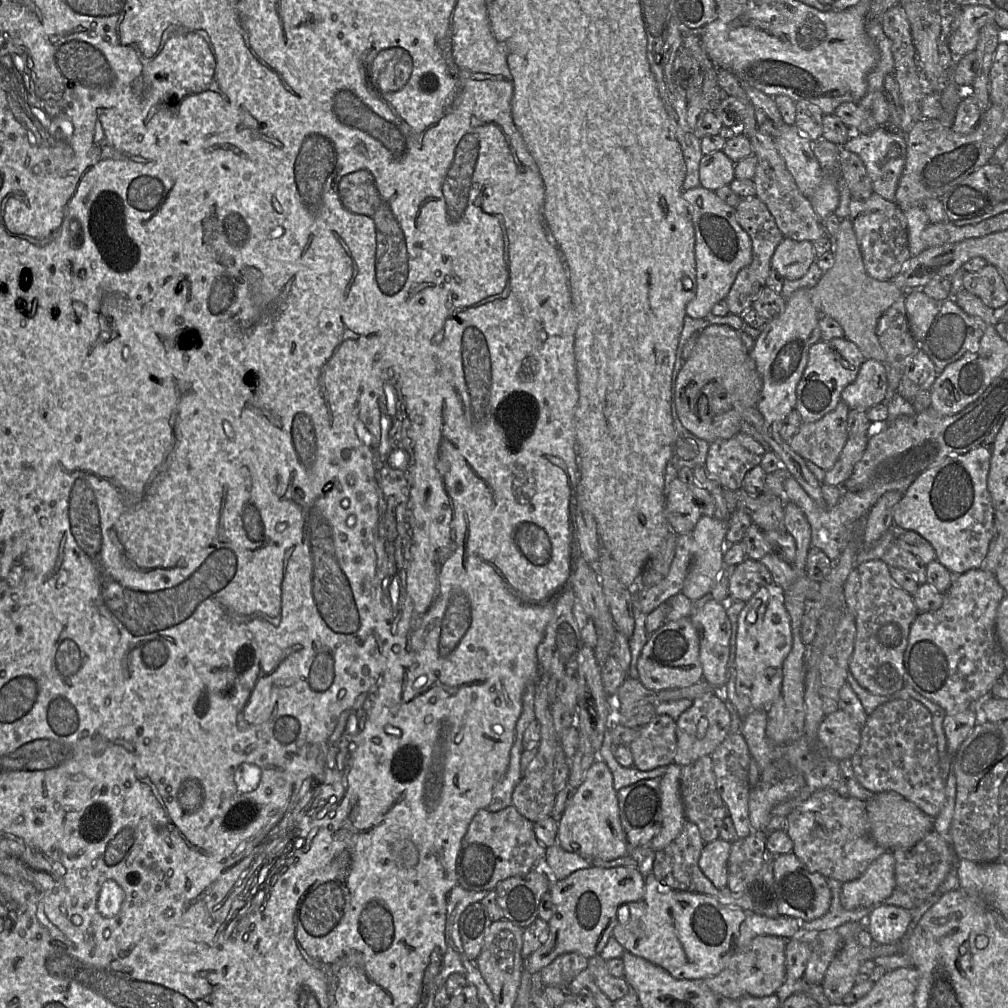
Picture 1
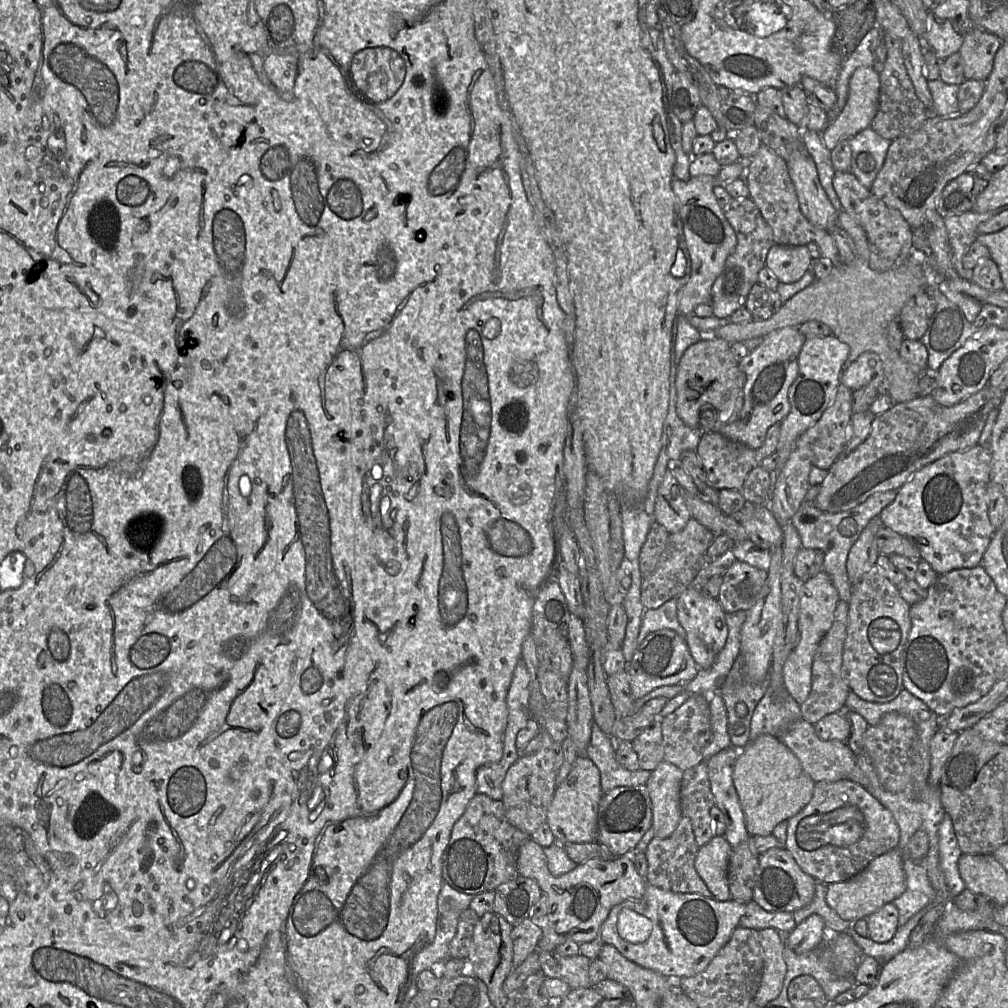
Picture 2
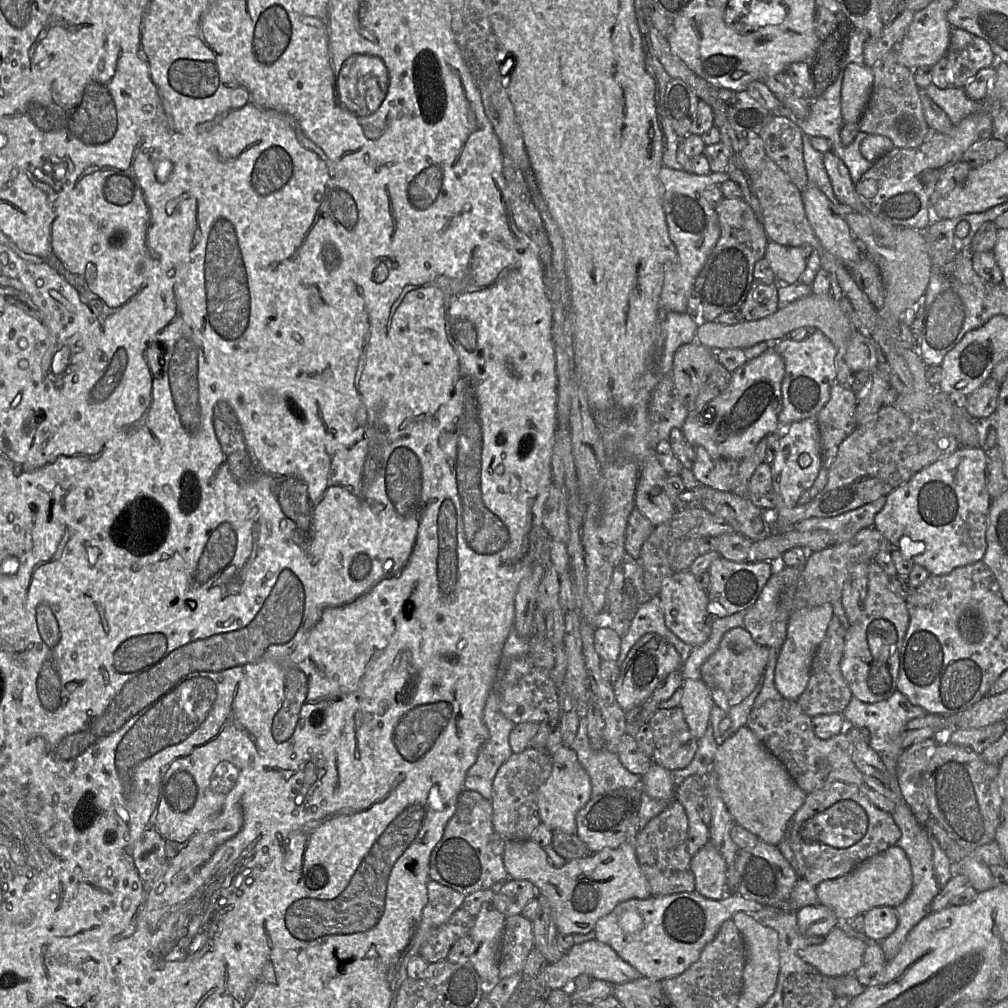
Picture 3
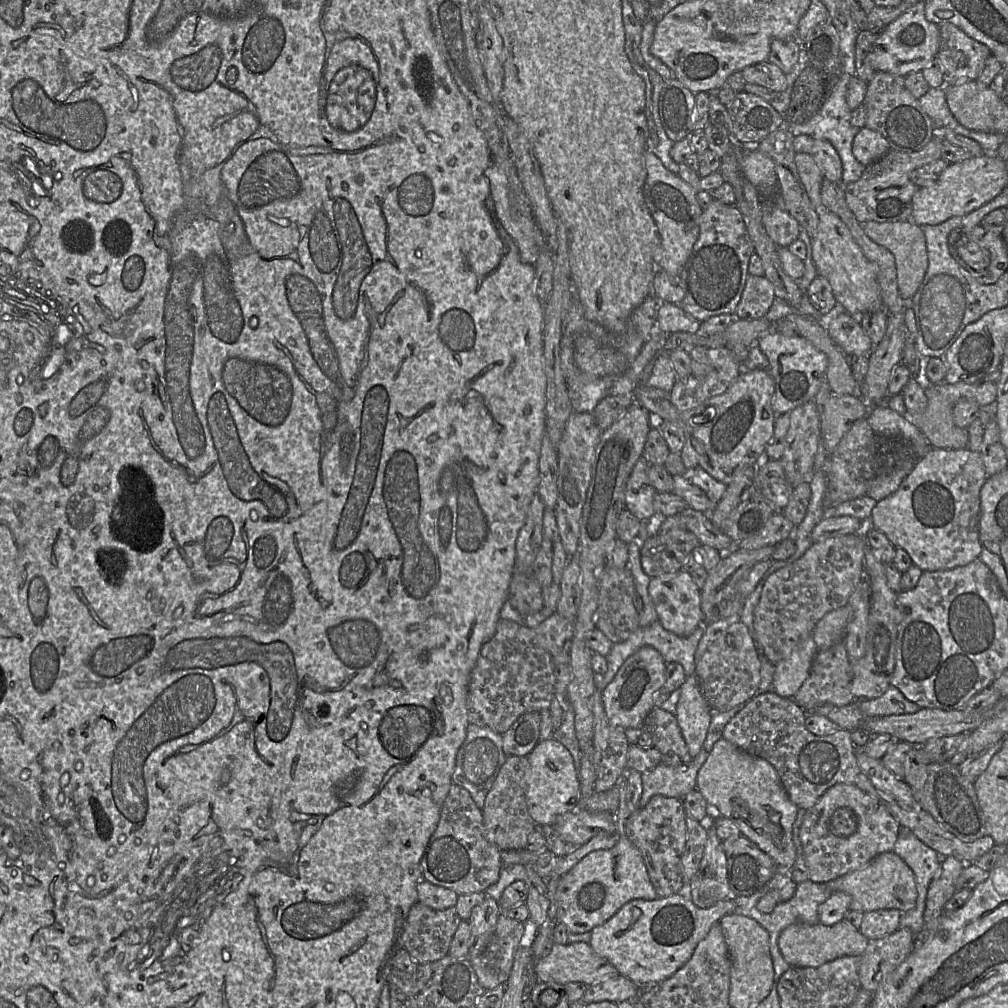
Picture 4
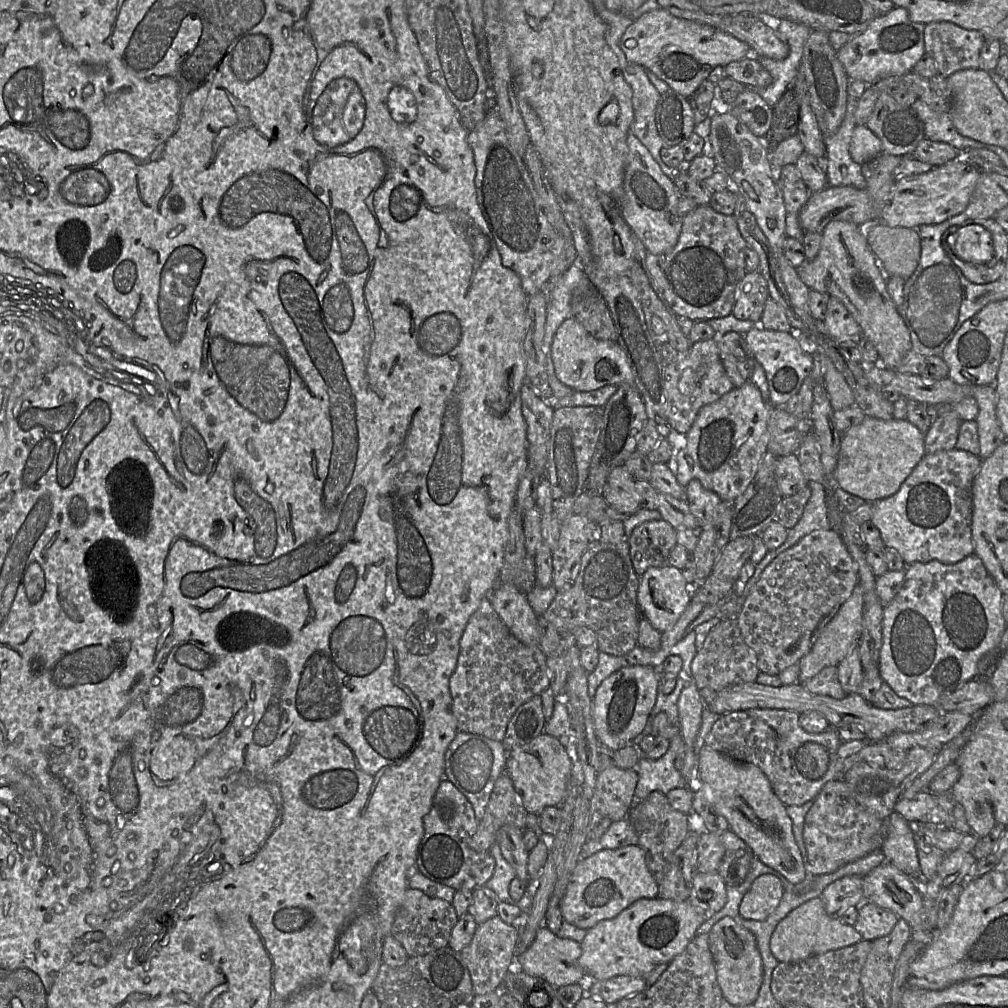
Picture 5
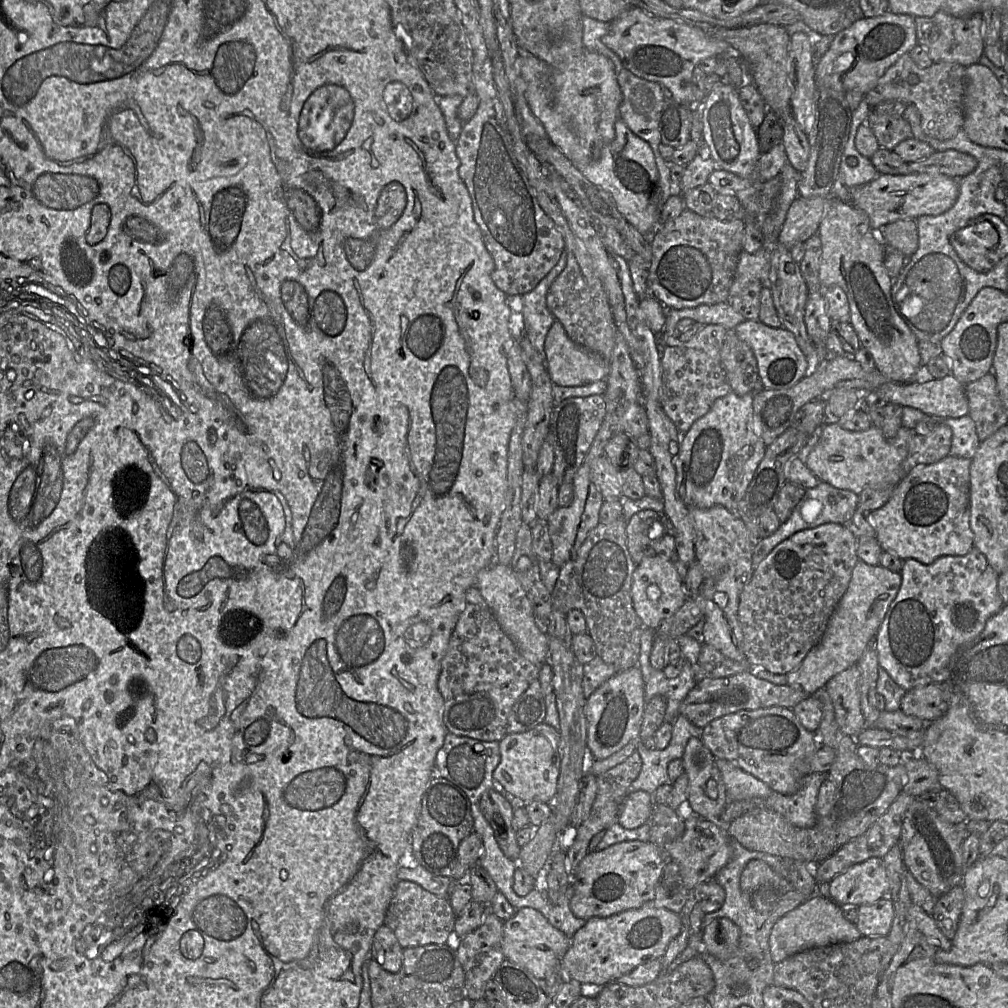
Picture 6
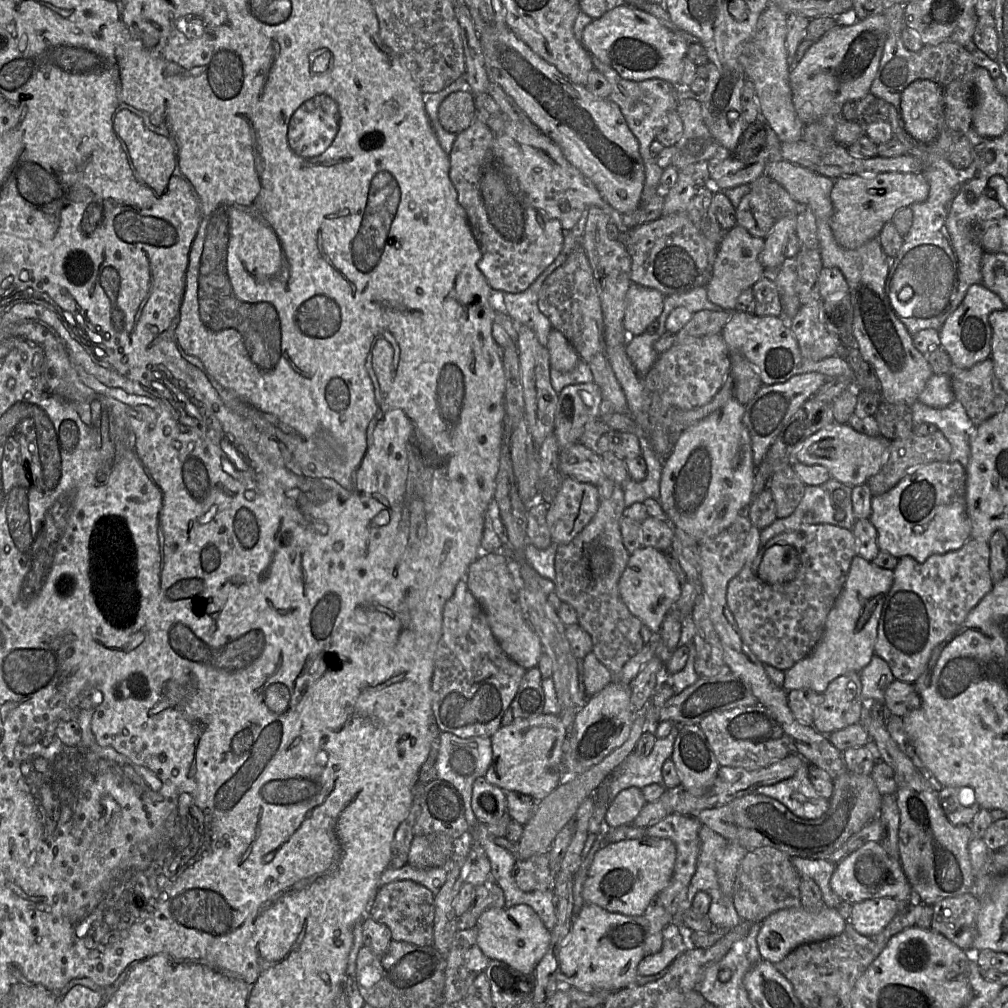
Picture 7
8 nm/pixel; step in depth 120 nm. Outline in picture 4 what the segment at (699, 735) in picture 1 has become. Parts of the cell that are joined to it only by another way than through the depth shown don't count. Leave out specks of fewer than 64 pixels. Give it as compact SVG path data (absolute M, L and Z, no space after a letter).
M654 707L645 719L645 727L653 738L653 746L661 753L662 763L683 766L692 761L675 715Z

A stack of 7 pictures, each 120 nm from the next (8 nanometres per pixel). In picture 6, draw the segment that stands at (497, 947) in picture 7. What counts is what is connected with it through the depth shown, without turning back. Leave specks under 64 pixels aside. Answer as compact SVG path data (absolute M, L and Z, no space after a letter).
M524 907L515 913L513 917L504 921L501 950L507 960L510 960L529 971L537 979L546 979L552 973L559 970L561 960L568 950L571 938L552 926L541 912L531 907Z

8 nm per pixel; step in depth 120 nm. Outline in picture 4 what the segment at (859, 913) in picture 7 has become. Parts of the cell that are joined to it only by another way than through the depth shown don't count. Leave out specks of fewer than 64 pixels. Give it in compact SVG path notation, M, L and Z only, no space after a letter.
M896 909L874 910L863 913L859 932L868 940L884 938L899 929L901 912Z

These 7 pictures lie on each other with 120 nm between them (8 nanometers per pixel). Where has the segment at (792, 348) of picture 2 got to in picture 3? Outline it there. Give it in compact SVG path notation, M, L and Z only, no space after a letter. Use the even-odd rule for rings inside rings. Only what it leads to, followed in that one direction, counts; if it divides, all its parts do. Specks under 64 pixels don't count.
M771 345L758 357L747 360L731 373L727 389L709 401L706 409L699 407L689 411L680 428L687 442L693 447L704 447L713 459L742 461L749 457L762 438L778 432L781 427L778 414L782 407L784 374L784 361ZM710 409L714 411L712 414ZM705 416L709 418L704 419Z

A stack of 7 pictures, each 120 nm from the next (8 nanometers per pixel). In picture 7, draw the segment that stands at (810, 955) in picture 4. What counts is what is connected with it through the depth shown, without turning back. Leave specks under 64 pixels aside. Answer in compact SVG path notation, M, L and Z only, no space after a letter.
M825 905L818 912L810 912L802 906L781 909L762 920L757 935L758 950L763 960L775 964L802 944L817 942L839 935L844 931L846 925L847 921L839 914L837 908L829 908Z

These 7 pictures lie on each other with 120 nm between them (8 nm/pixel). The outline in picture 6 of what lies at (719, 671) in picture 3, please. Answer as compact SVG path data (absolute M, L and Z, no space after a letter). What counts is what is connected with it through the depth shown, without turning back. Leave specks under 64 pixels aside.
M702 644L695 665L696 682L705 678L723 678L750 671L753 667L748 660L735 661L724 656L710 644Z

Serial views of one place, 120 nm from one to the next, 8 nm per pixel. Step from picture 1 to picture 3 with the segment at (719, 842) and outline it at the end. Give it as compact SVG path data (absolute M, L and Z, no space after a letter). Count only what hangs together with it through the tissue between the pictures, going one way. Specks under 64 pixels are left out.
M709 841L692 857L691 870L695 877L695 891L700 895L720 900L727 894L728 865Z

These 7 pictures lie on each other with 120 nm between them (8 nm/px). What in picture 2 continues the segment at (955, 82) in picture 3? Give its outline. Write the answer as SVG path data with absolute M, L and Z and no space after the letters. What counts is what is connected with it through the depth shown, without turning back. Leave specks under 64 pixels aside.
M979 27L970 28L958 51L963 60L965 78L986 81L1001 45L1002 40L996 35Z

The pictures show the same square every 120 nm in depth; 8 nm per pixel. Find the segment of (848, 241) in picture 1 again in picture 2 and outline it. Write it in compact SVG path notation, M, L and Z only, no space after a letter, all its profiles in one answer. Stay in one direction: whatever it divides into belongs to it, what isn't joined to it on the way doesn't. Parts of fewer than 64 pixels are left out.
M844 209L838 213L837 222L838 225L850 235L856 246L857 255L852 263L848 265L840 263L839 265L833 266L828 276L815 280L811 285L796 293L789 300L784 302L779 310L769 319L740 324L728 323L715 329L711 335L702 335L702 338L703 336L717 337L732 344L744 342L751 338L764 337L777 329L788 326L799 326L807 321L816 320L829 326L832 335L849 346L850 351L844 364L844 370L862 353L867 351L874 352L879 356L882 363L885 378L884 391L889 394L893 403L911 401L918 397L920 375L913 371L911 366L901 357L898 350L894 350L890 347L887 339L887 326L892 320L898 319L900 311L905 303L913 298L919 288L927 282L922 264L913 252L900 266L884 272L875 271L869 266L870 249L866 233L861 225Z

